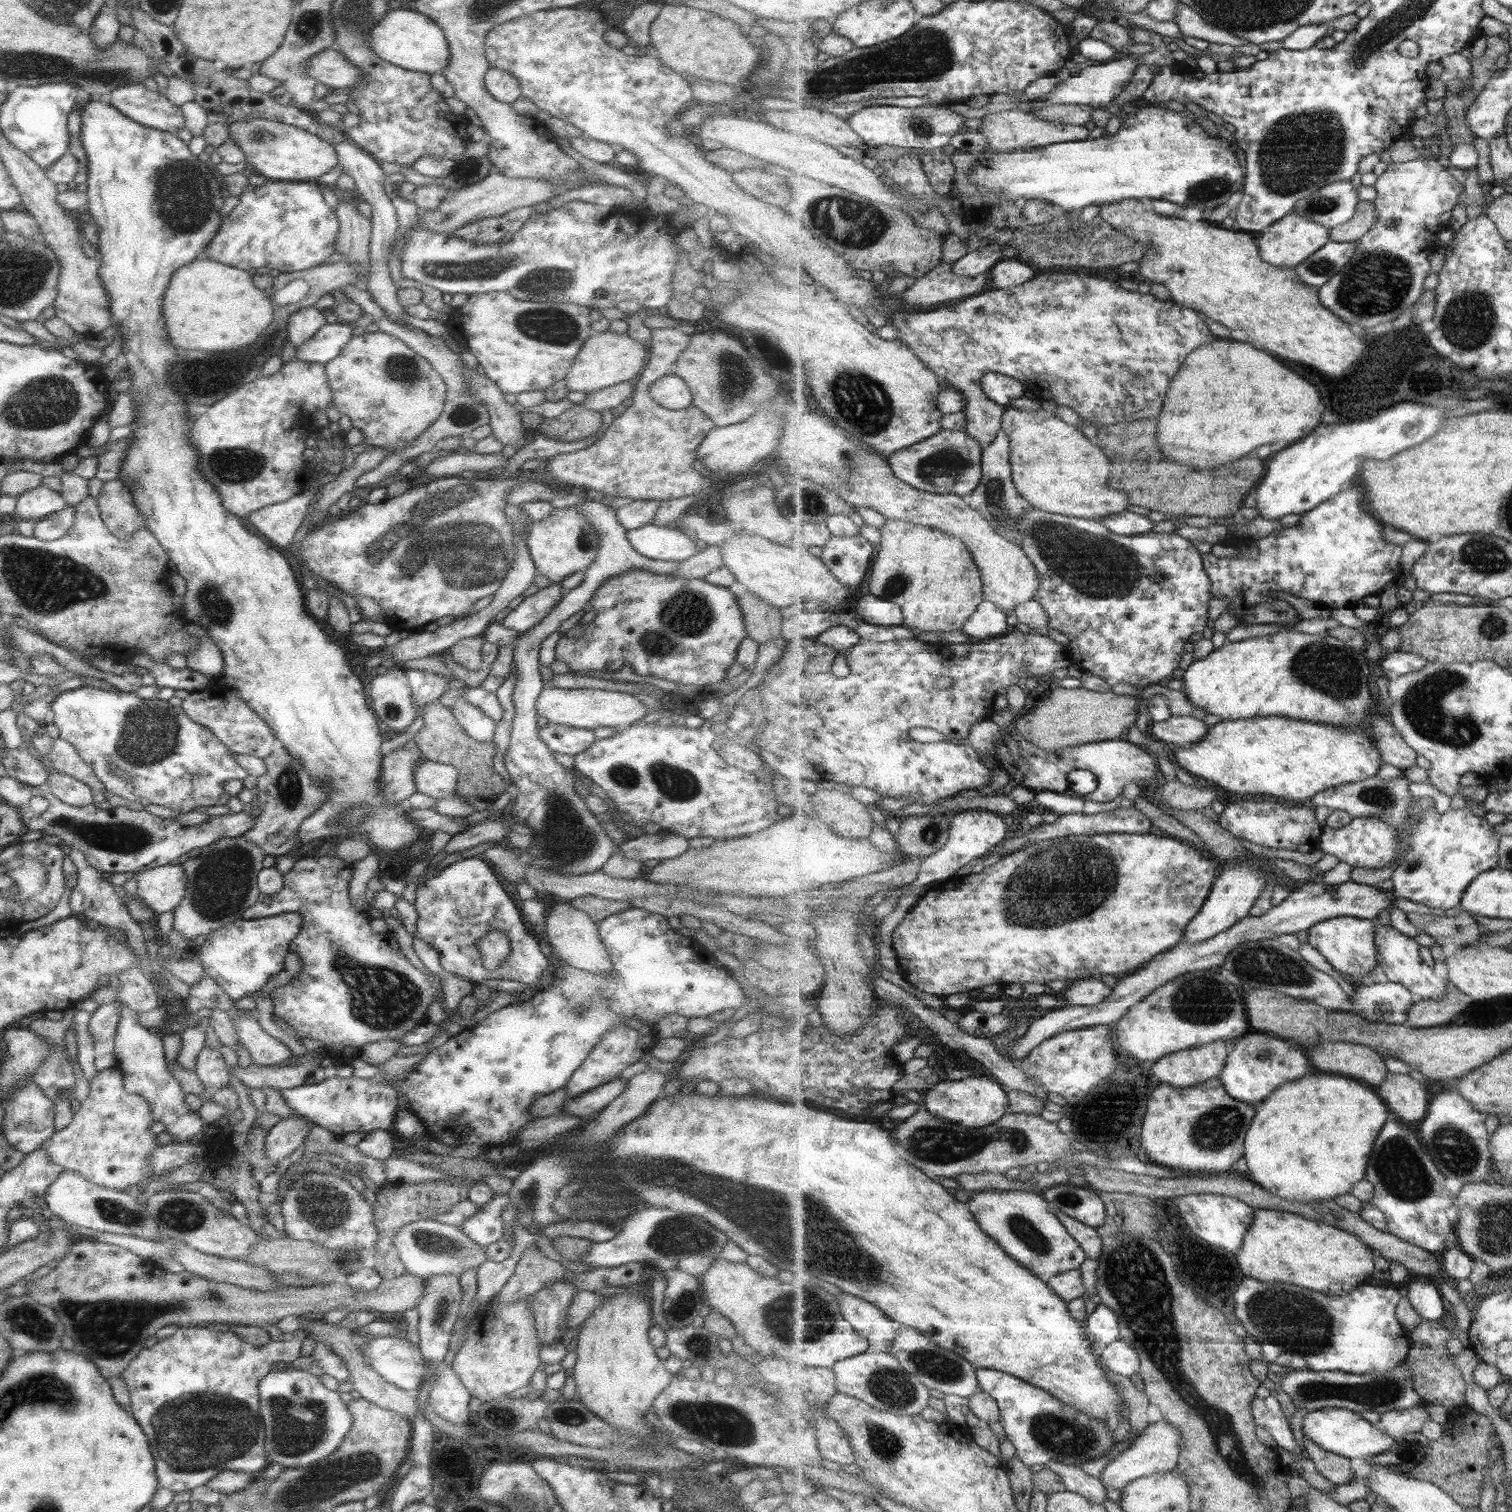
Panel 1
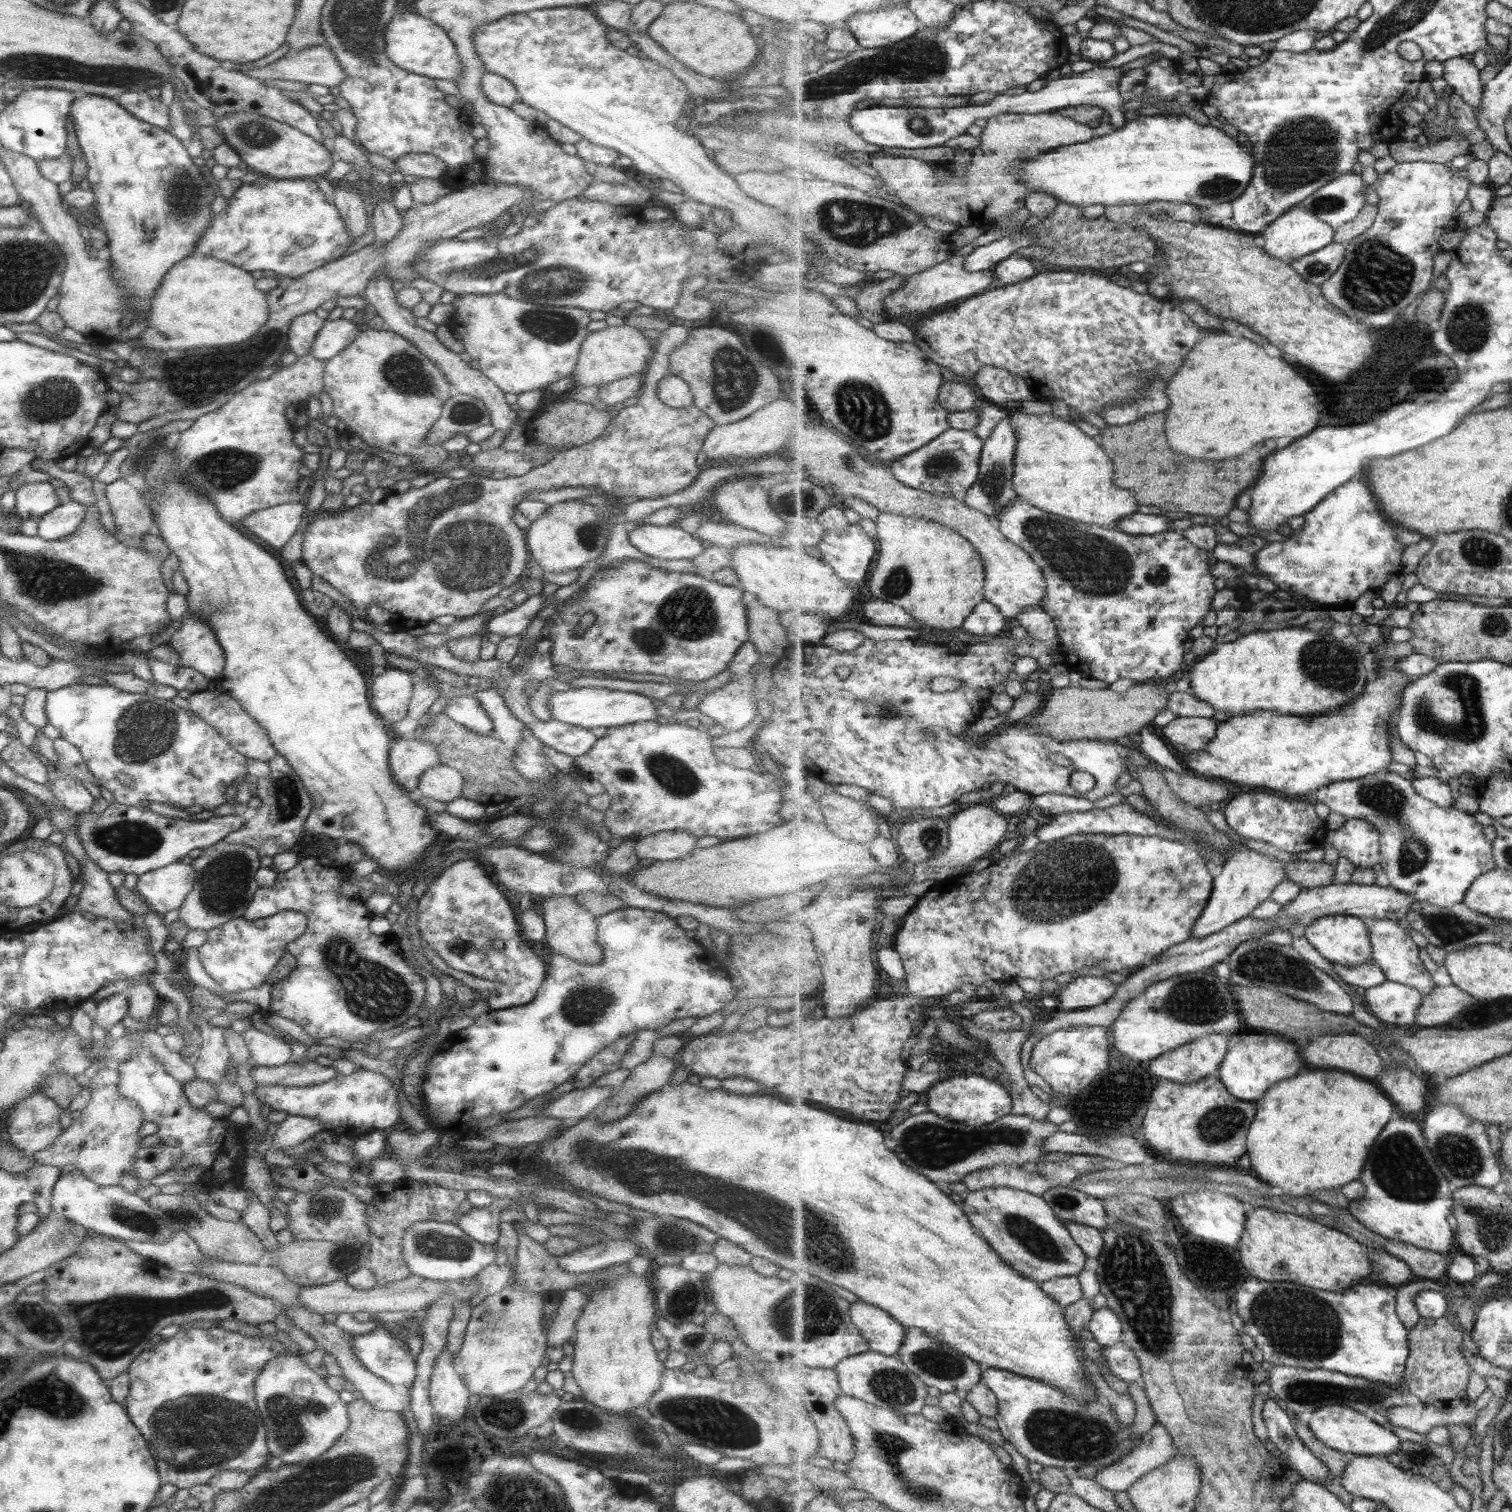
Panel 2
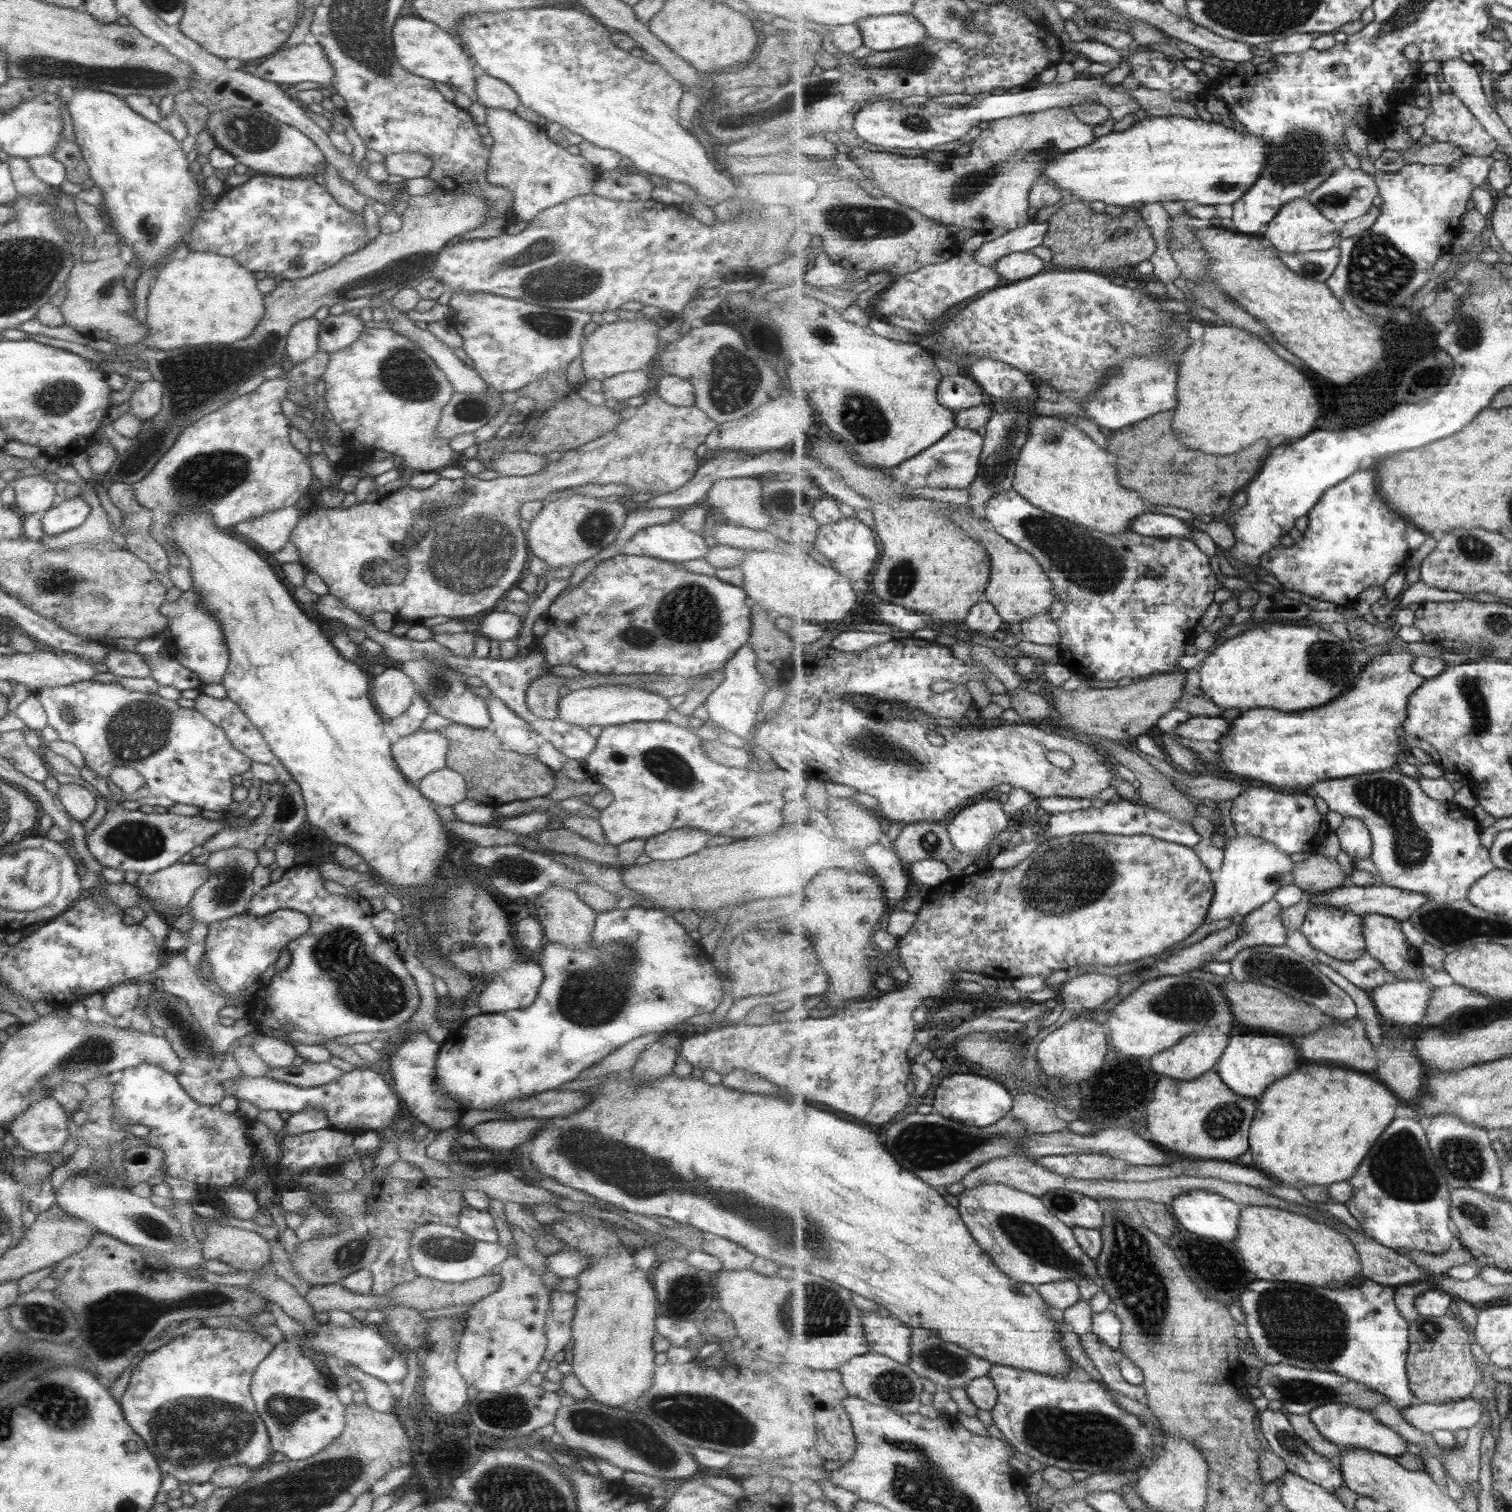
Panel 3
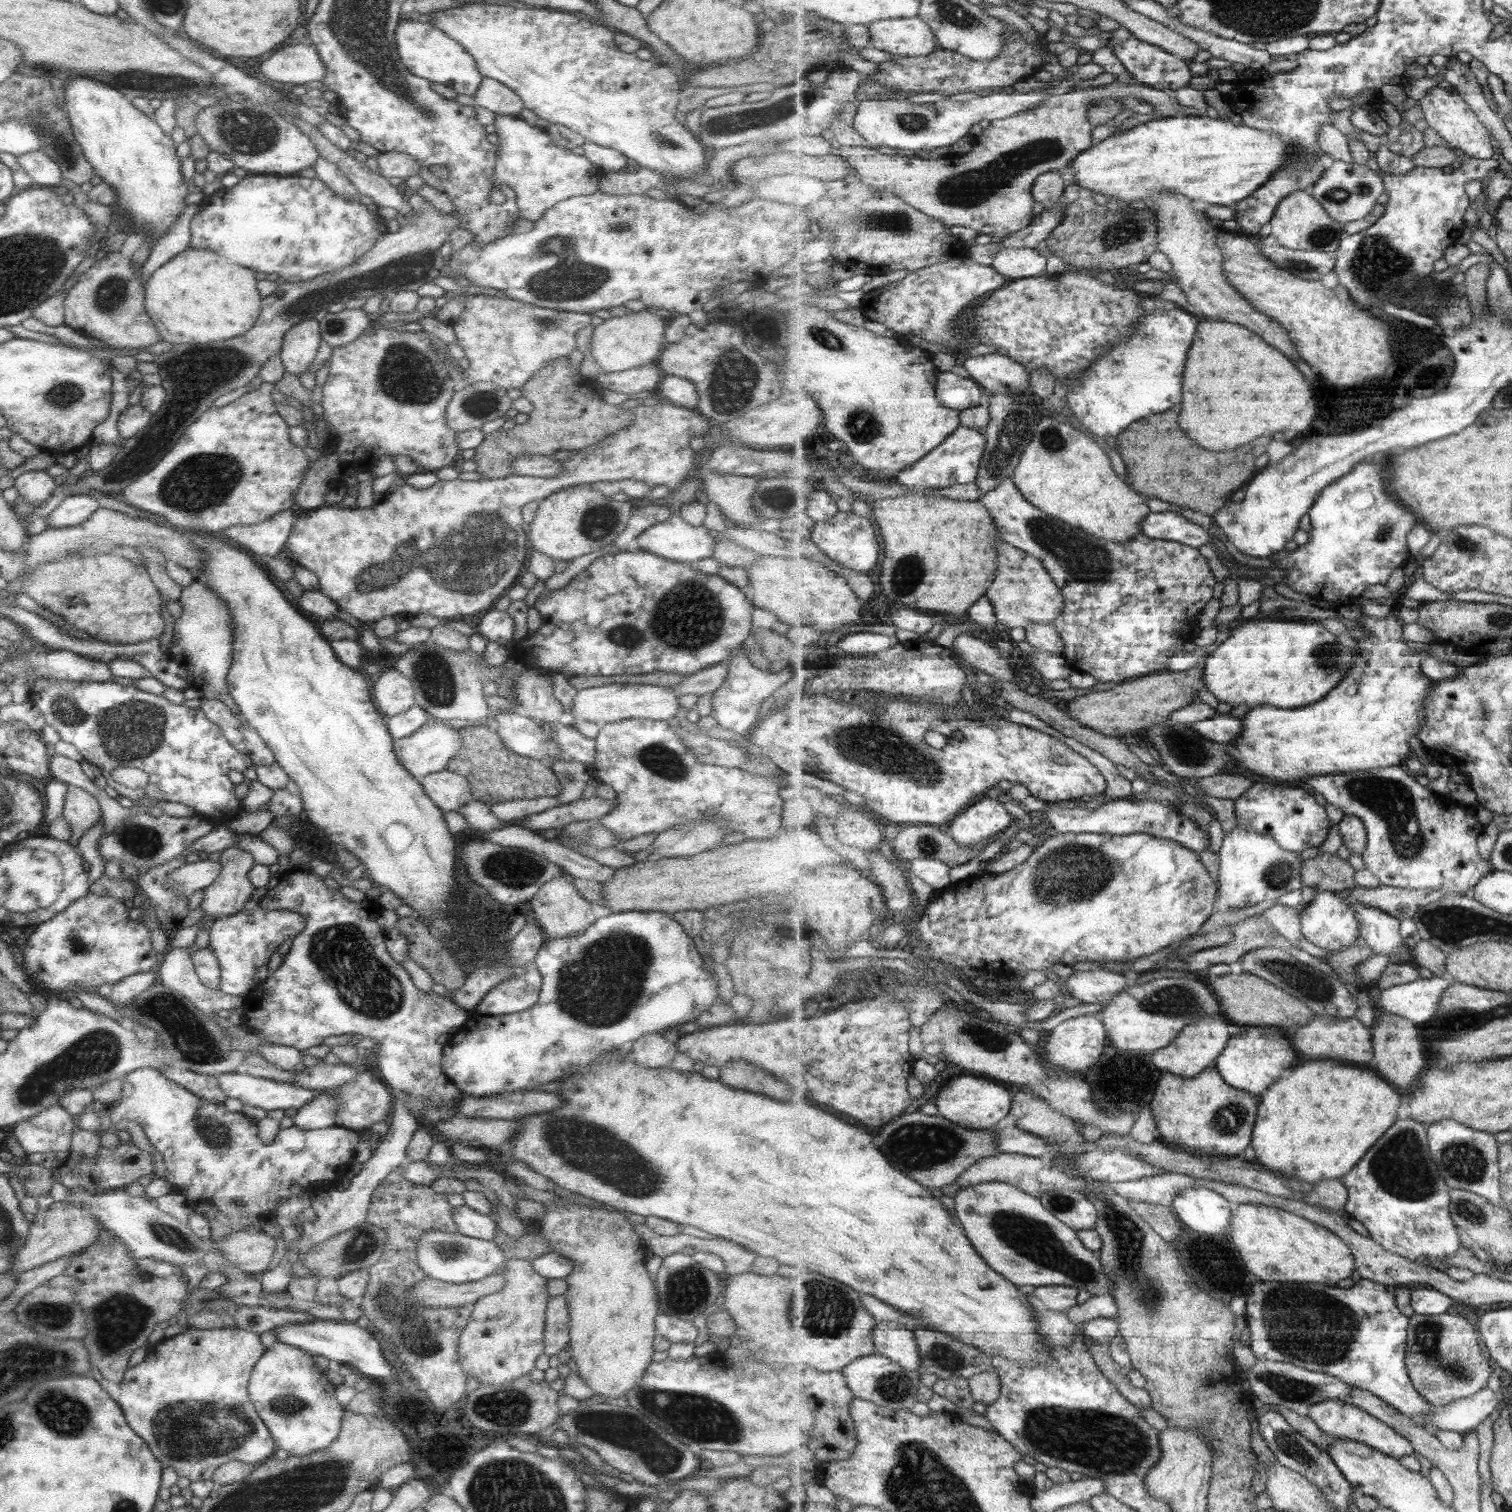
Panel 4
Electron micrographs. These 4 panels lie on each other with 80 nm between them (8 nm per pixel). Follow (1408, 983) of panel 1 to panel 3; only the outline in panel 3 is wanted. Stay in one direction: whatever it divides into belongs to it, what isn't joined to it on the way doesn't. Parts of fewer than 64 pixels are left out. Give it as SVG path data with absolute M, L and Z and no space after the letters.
M1366 914L1363 919L1363 934L1366 936L1368 954L1385 965L1389 974L1394 974L1402 981L1427 982L1423 972L1423 961L1419 956L1420 950L1407 940L1402 929L1402 921L1383 914Z

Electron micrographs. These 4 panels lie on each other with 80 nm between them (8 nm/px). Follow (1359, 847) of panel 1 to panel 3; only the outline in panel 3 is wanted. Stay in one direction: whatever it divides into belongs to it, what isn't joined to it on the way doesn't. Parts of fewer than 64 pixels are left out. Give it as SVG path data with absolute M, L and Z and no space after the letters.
M1344 817L1343 825L1336 834L1341 839L1342 851L1347 852L1354 861L1373 856L1373 836L1363 820Z

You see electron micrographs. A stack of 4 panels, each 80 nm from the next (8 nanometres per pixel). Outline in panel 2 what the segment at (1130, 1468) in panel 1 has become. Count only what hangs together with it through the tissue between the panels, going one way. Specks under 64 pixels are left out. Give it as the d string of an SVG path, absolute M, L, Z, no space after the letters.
M1156 1422L1143 1434L1143 1444L1118 1463L1102 1468L1095 1480L1116 1492L1128 1491L1146 1474L1165 1466L1177 1457L1178 1449L1163 1423Z

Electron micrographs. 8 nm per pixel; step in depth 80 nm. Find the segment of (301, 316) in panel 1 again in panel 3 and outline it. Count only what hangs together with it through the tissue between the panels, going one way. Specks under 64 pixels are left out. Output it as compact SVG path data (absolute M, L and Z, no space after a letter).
M312 316L304 318L291 325L286 334L284 358L293 366L317 352L317 335L320 321Z

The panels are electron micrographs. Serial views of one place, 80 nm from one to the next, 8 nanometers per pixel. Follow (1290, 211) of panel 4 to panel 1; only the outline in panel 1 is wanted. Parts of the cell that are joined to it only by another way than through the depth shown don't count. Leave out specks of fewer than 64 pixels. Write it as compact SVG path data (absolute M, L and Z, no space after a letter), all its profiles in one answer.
M1294 211L1282 219L1278 219L1277 222L1268 227L1266 232L1257 235L1262 259L1281 268L1284 266L1299 266L1306 262L1310 256L1319 252L1329 241L1331 241L1330 228L1317 224L1306 216L1299 216Z

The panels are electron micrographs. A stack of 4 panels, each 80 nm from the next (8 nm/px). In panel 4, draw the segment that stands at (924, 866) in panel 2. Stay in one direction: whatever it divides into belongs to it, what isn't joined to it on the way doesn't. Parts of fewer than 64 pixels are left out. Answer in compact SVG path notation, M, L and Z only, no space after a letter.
M984 797L971 805L967 812L959 813L948 825L947 832L960 845L973 847L996 833L1010 833L1013 824L1017 824L1016 820L1003 803Z

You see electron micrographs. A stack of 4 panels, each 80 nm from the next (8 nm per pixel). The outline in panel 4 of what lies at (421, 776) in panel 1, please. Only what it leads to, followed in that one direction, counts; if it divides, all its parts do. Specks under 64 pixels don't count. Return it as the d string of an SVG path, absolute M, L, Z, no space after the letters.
M446 768L425 775L418 781L423 792L442 812L457 811L465 801L470 799L470 788L466 778L449 772Z

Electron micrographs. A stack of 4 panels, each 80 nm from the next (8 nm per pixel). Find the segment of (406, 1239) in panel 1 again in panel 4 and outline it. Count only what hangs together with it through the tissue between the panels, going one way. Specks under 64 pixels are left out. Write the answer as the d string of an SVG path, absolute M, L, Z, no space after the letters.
M437 1229L423 1231L416 1240L415 1262L425 1277L449 1284L470 1283L496 1272L506 1259L501 1249L492 1241L479 1240L459 1234L448 1233Z

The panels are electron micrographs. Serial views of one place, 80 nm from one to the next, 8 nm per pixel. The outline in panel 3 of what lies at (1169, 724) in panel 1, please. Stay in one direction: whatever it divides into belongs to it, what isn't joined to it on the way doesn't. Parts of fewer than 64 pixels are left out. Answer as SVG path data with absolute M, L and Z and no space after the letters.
M1196 716L1180 724L1175 729L1177 736L1185 736L1191 740L1220 740L1226 735L1231 728L1231 720L1223 719L1223 717L1215 716Z

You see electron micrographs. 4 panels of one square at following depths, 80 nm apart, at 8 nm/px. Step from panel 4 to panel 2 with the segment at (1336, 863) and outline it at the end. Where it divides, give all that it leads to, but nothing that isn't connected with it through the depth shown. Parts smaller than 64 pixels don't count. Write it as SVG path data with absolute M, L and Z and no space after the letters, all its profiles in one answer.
M1287 862L1287 876L1300 888L1321 888L1335 884L1335 865L1323 862Z

